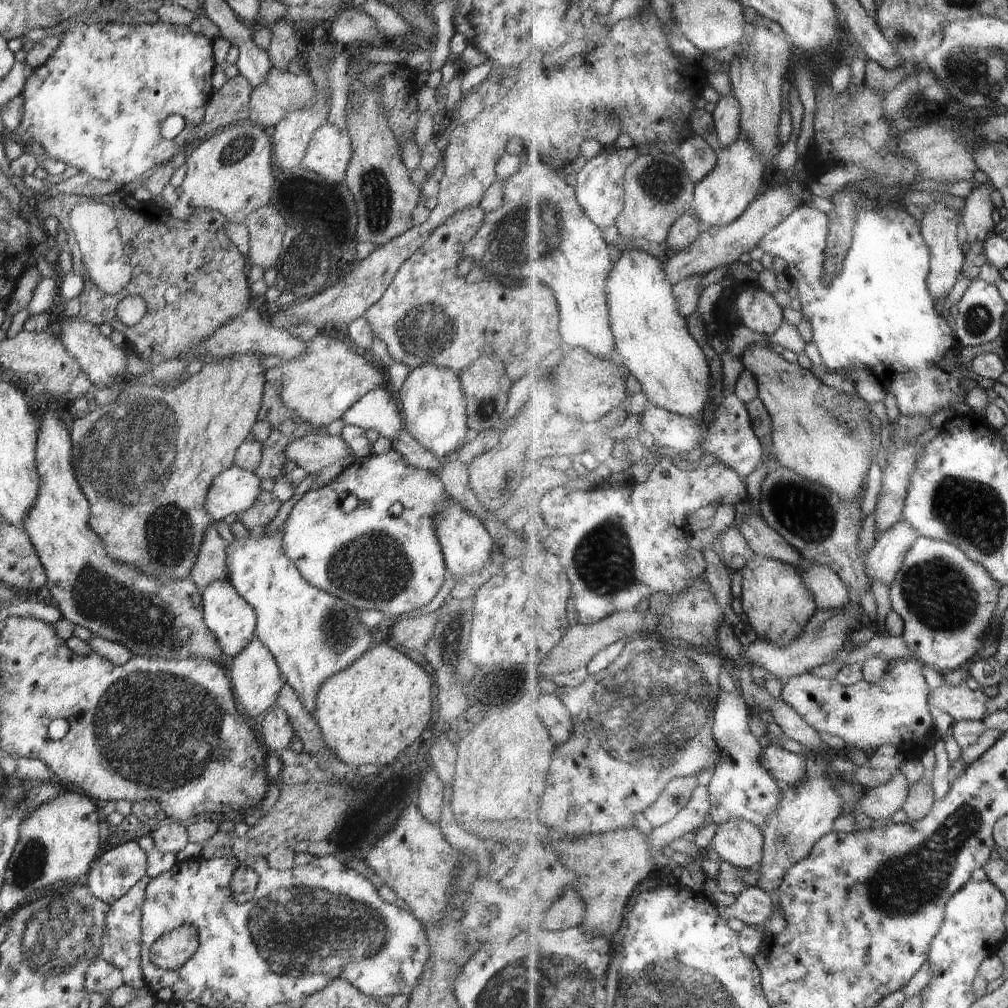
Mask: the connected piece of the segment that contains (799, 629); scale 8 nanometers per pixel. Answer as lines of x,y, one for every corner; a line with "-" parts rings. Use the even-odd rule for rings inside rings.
756,556
743,569
743,606
758,639
789,647
805,632
819,606
815,594
804,582
797,567
790,563

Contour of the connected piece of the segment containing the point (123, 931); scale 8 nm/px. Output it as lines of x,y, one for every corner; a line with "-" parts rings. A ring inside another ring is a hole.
143,876
134,886
116,902
110,906
106,917
105,937
102,939
102,946
99,956
113,964
122,971
124,983
135,988
144,988
145,982
140,970
141,965
141,908
145,899
145,888
151,878

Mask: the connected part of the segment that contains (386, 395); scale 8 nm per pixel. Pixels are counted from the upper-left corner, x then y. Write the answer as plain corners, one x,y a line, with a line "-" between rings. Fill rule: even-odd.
388,386
376,387
374,390
364,394
362,398
358,399
358,402
355,402
348,410
345,410
342,419
346,425
356,425
365,431
369,428
377,430
381,434
380,436
384,436
388,440
397,439
404,428
398,399

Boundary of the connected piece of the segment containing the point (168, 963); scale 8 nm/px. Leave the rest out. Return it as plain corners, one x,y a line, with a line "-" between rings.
181,925
154,941
148,956
154,965
173,971
192,958
198,943
197,930
192,925

